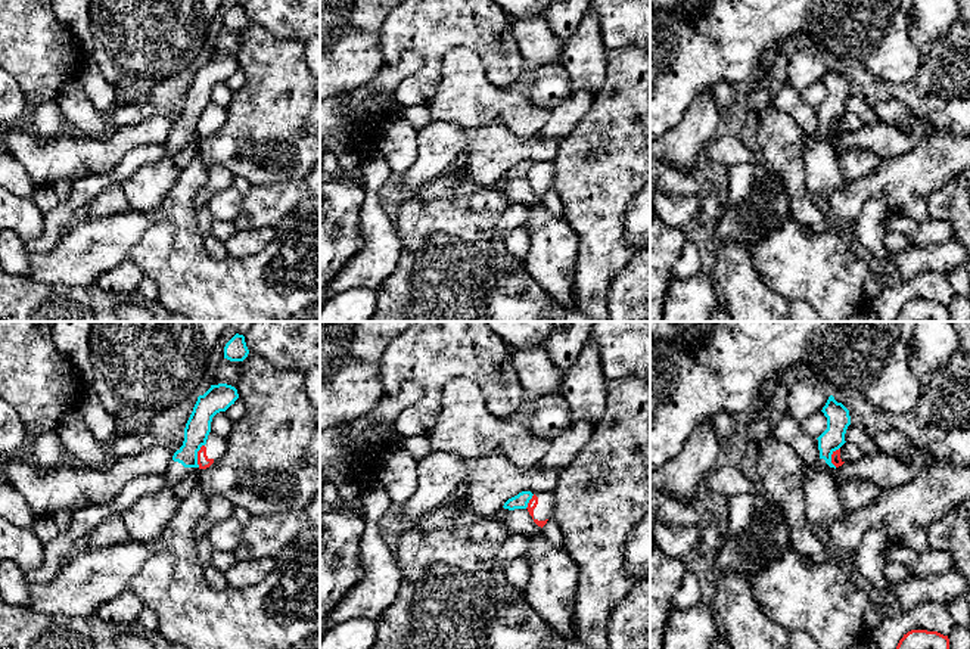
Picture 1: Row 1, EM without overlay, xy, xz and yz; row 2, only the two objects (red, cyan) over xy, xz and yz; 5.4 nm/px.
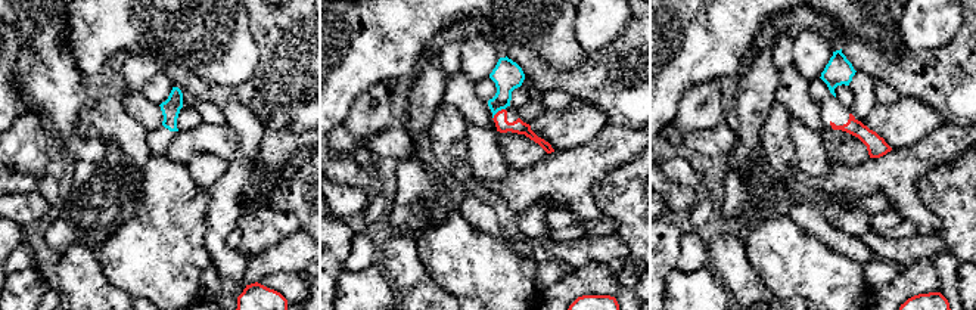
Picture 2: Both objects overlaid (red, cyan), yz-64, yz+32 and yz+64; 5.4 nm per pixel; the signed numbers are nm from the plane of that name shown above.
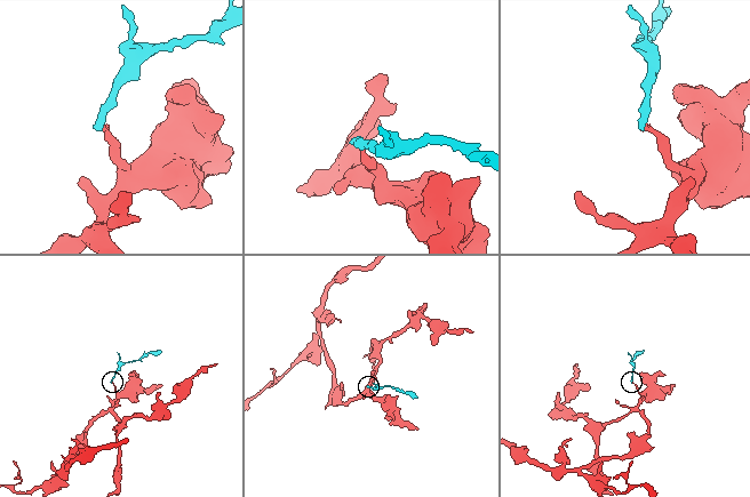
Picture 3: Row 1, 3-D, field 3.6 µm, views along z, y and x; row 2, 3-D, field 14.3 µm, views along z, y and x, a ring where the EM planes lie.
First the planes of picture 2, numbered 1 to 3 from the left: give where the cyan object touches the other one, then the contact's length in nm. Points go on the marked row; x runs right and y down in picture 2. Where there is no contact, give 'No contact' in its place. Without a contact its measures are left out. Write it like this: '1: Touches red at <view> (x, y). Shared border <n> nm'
1: No contact
2: Touches red at yz+32 (497, 112). Shared border 90 nm
3: No contact

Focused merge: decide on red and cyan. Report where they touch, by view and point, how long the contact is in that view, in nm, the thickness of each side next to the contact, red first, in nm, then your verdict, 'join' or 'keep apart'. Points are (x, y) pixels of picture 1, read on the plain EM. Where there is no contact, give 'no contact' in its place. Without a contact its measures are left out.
contact xy (198, 126); length 130 nm; calibres 70 and 140 nm; keep apart

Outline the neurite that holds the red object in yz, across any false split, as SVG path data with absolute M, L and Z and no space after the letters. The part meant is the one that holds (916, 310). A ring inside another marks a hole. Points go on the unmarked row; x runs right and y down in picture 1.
M911 299L899 310L895 322L951 322L949 308L938 301Z

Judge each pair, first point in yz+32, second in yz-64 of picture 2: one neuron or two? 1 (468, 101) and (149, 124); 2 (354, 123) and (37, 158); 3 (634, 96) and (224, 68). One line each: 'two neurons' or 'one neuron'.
1: one neuron
2: one neuron
3: two neurons

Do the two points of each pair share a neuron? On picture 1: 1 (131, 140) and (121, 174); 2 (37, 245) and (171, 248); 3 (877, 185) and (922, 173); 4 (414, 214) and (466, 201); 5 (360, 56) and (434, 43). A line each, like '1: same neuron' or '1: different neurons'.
1: different neurons
2: different neurons
3: same neuron
4: same neuron
5: different neurons

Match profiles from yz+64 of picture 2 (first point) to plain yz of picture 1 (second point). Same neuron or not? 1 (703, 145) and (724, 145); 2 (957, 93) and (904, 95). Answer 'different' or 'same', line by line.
1: same
2: same

